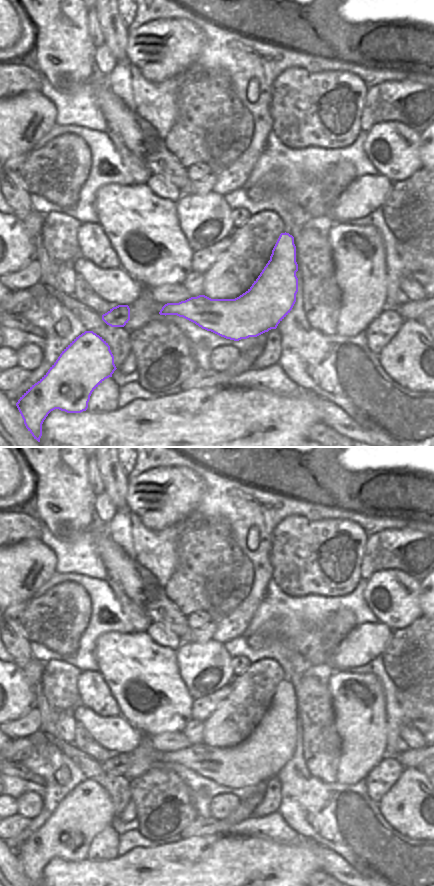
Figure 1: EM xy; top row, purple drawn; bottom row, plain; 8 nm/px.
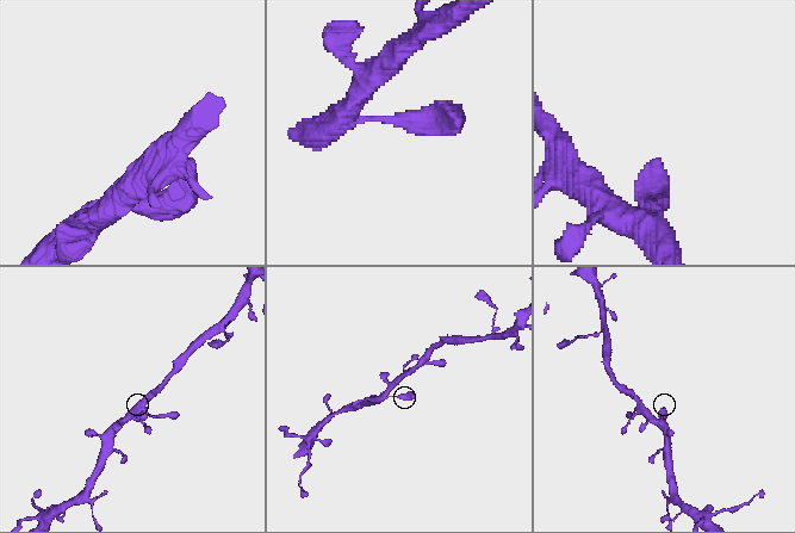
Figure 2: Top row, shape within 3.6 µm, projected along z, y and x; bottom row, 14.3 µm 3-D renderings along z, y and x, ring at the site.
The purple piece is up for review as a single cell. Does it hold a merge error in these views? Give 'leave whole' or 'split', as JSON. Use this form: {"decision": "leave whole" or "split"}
{"decision": "leave whole"}

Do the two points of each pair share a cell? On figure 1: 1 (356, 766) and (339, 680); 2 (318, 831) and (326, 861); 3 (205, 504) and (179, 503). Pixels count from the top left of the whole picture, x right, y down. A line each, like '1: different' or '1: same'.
1: same
2: different
3: different

